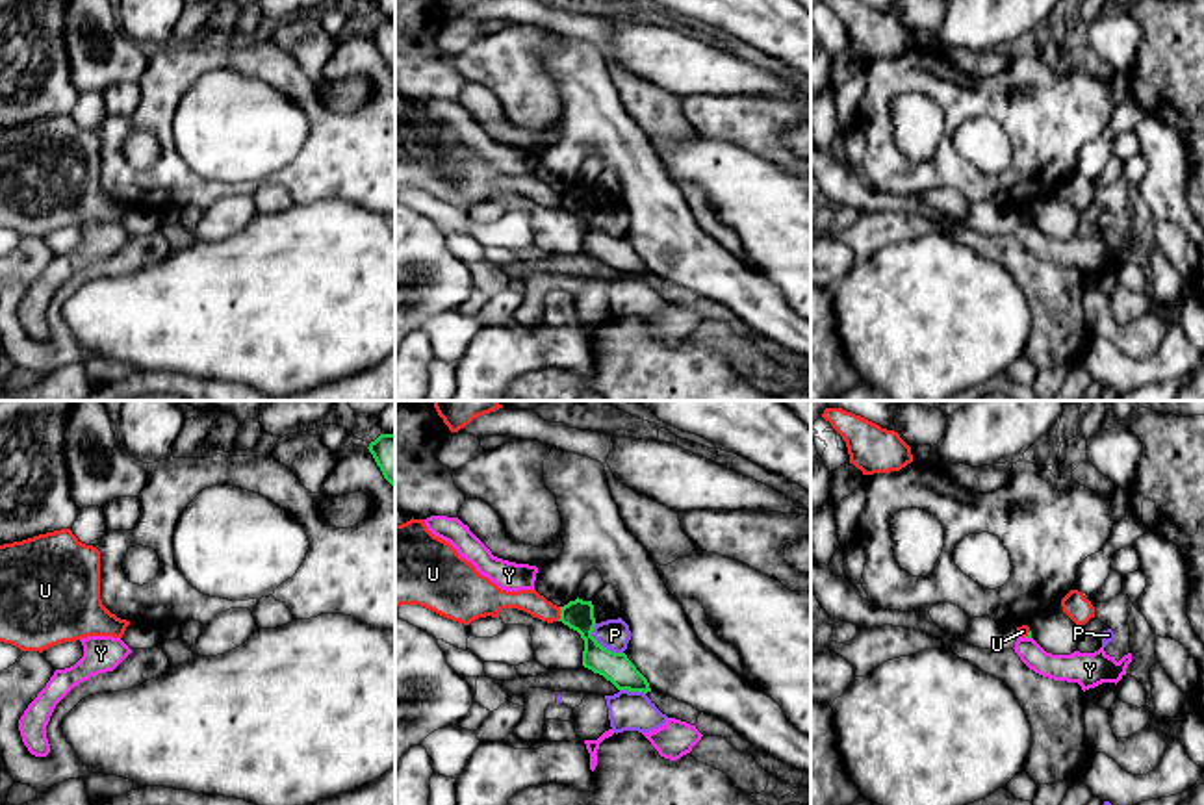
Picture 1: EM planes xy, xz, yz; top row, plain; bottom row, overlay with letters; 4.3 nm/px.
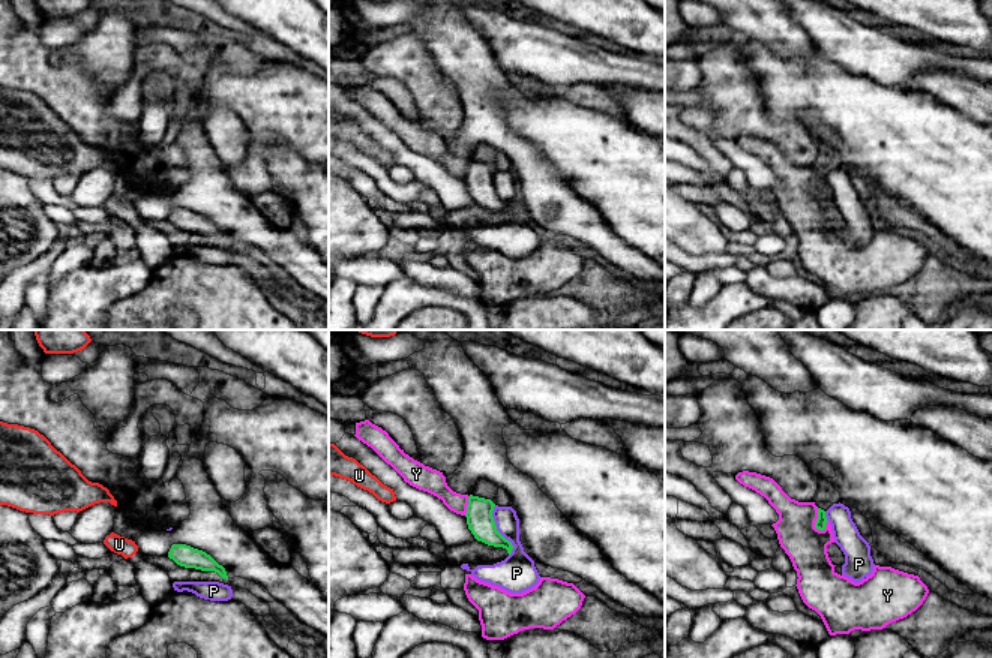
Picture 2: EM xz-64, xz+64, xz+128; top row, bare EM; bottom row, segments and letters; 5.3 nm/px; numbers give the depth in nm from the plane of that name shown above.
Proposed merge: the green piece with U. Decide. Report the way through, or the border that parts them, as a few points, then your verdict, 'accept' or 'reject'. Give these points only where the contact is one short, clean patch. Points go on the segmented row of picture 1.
border along xz (561, 607), (557, 620); reject

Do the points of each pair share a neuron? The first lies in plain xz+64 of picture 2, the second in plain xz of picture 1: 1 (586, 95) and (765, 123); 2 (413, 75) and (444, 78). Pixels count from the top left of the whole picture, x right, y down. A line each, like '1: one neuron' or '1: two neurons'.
1: one neuron
2: two neurons

